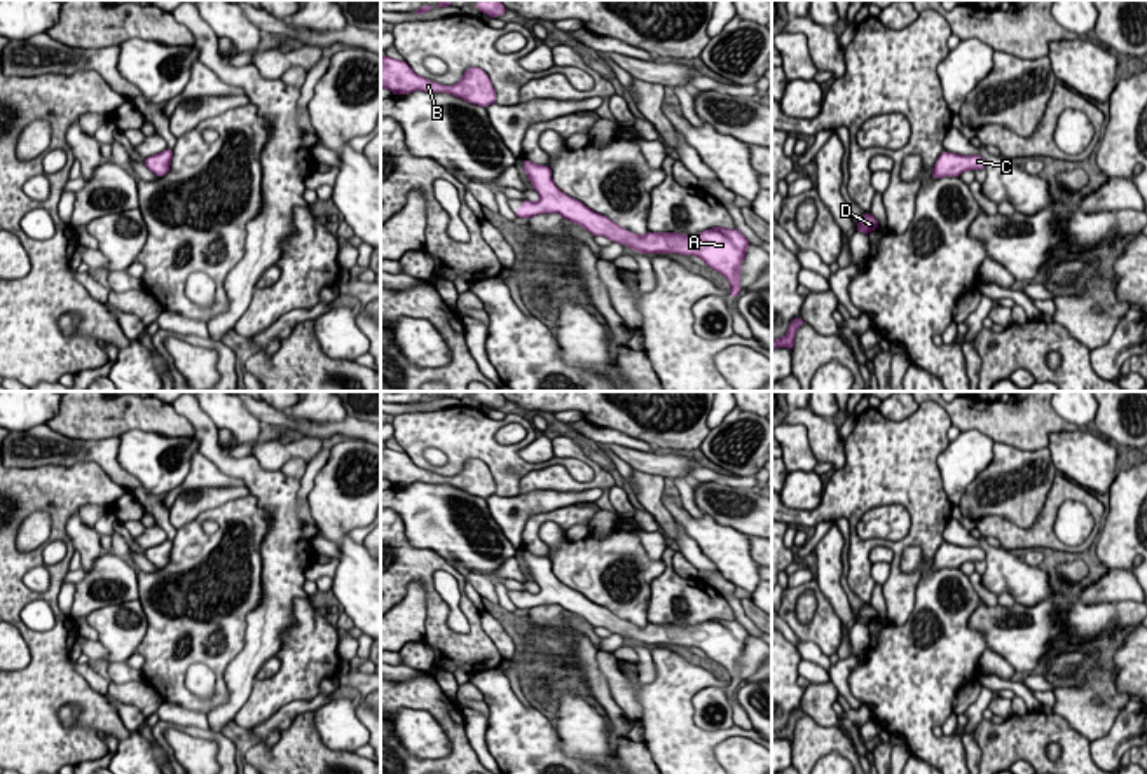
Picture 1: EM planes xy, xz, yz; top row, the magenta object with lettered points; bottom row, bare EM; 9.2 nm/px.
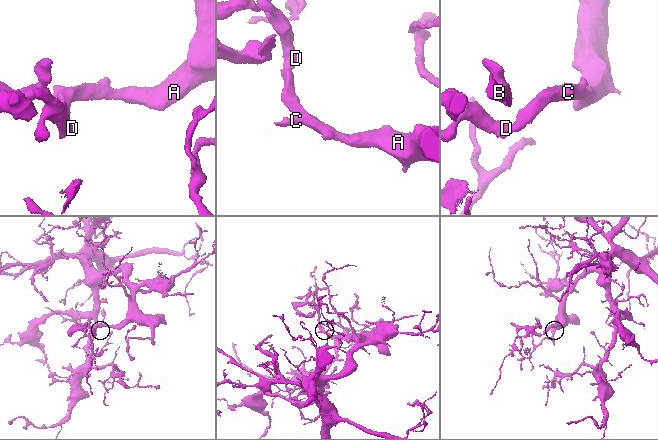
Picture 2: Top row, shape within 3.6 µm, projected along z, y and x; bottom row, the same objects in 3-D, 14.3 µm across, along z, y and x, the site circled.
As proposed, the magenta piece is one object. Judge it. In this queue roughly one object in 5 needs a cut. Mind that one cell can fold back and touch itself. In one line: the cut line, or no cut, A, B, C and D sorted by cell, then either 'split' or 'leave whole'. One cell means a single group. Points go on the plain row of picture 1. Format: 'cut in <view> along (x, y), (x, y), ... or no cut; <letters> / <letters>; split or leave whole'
no cut; A B C D; leave whole

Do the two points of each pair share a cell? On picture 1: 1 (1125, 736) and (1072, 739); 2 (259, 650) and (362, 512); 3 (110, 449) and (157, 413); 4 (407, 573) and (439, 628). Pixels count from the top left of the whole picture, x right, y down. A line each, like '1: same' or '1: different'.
1: different
2: different
3: different
4: same

